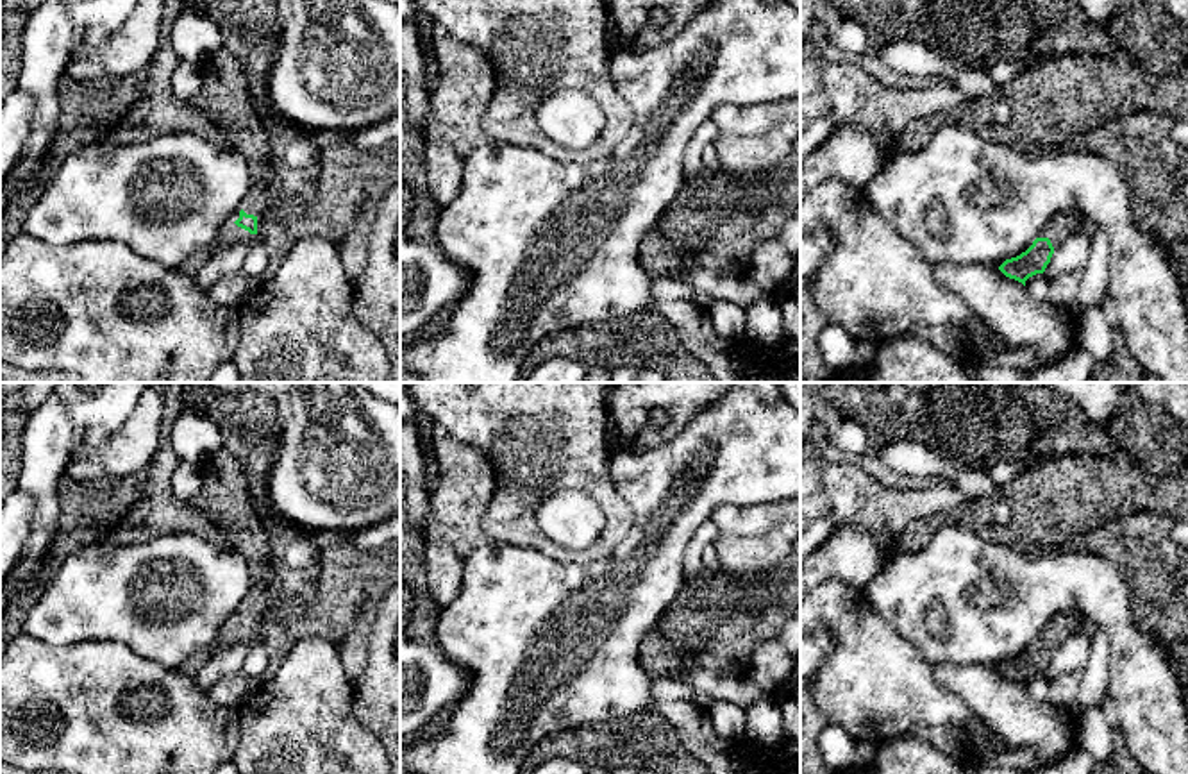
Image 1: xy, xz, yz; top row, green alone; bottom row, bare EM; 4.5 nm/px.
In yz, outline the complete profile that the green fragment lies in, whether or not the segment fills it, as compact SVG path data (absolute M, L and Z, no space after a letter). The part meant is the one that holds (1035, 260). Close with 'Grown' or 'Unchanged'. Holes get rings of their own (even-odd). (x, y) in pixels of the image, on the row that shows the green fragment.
M1074 211L1070 215L1056 215L1033 245L1016 257L1006 259L999 270L1025 286L1025 281L1036 273L1043 273L1054 248L1083 222L1083 215Z. Grown

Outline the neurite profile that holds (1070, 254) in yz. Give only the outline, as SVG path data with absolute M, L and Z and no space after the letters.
M1074 229L1063 241L1054 248L1050 263L1045 268L1049 281L1058 279L1061 273L1072 270L1083 270L1090 256L1092 240Z

